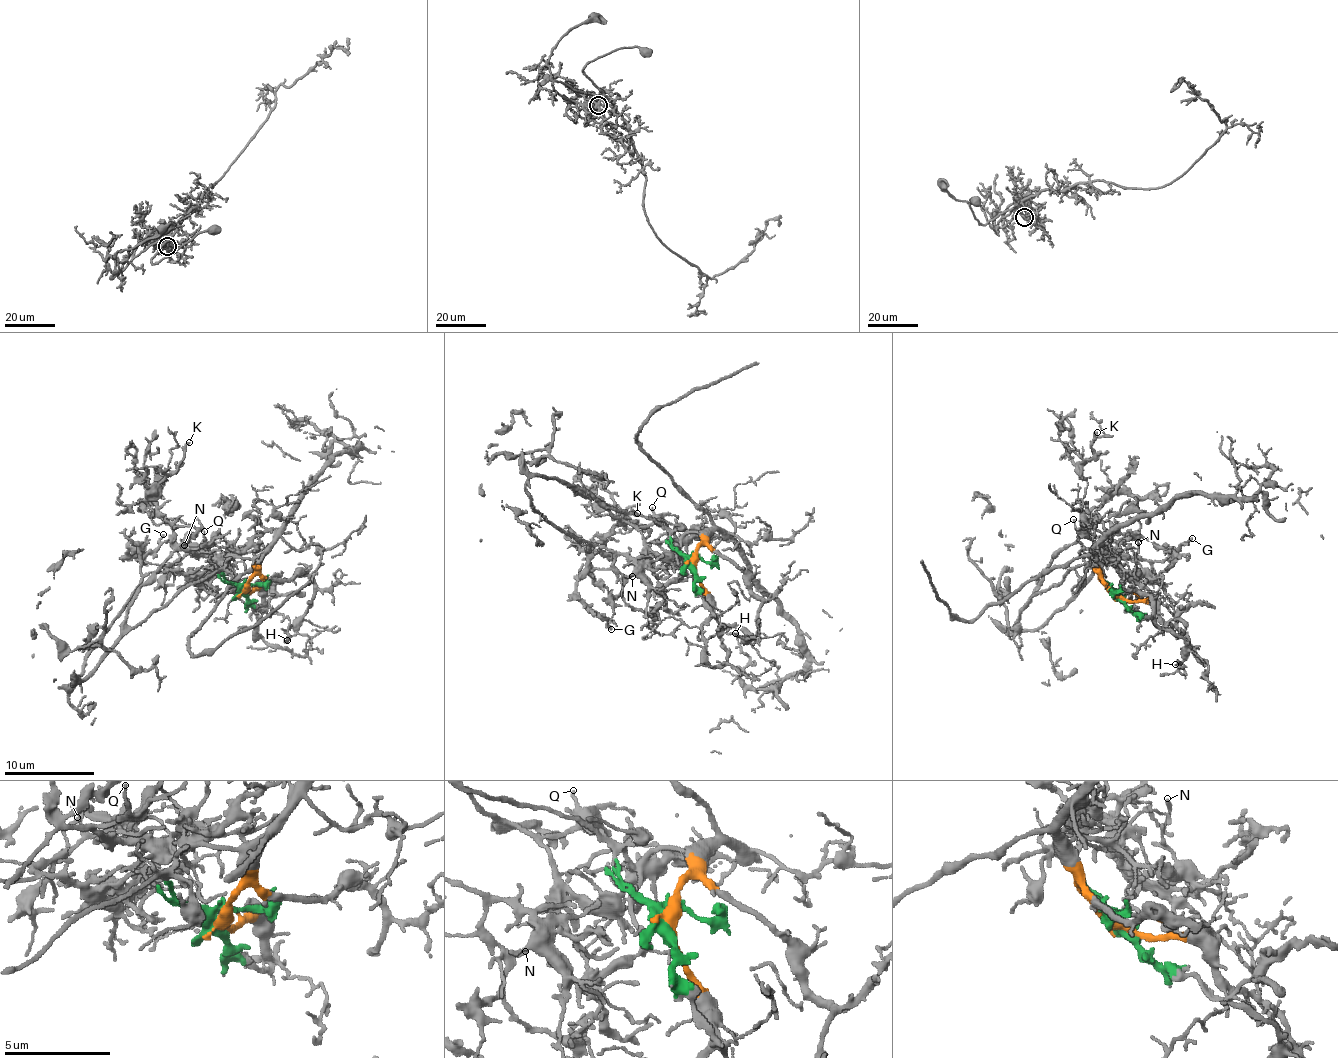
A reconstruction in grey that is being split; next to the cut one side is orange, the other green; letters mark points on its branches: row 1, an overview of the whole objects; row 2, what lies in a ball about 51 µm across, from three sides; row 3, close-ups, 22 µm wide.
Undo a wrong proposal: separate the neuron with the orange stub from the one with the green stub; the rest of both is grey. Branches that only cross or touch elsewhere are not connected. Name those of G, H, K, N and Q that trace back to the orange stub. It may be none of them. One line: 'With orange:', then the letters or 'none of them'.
With orange: H

